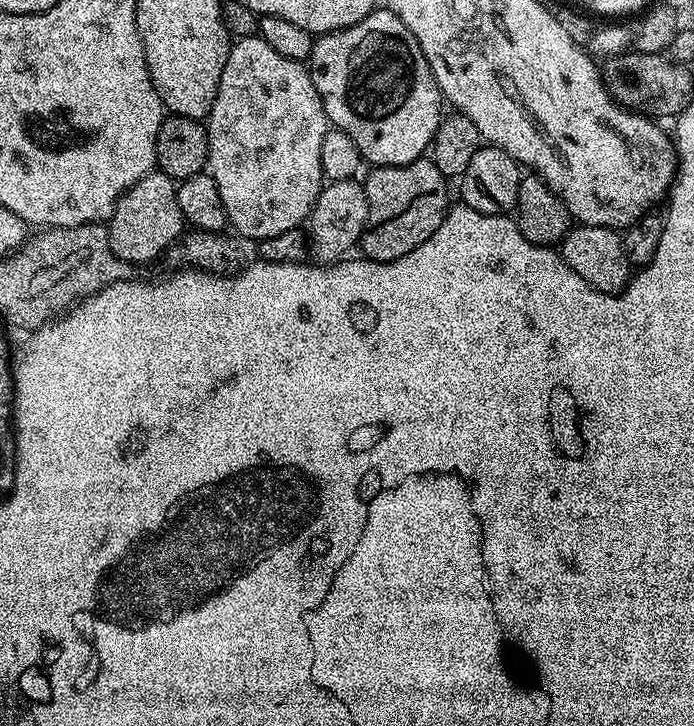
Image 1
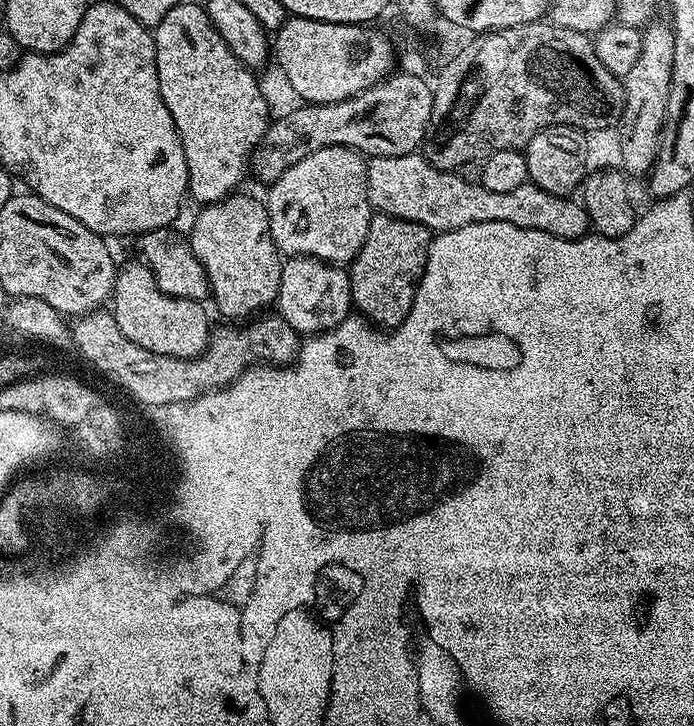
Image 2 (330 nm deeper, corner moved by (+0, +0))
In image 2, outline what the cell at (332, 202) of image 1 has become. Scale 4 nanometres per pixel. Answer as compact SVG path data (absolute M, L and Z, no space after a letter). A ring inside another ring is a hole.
M293 256L283 261L280 270L280 285L278 294L274 301L278 309L278 315L290 326L295 332L301 334L319 334L328 332L334 326L338 326L353 311L352 287L348 272L339 264L328 264L324 260L319 260L313 256Z

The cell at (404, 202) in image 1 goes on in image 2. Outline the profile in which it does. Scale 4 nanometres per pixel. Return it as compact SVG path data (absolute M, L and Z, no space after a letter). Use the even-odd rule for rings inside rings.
M373 215L366 242L362 242L362 250L358 250L348 272L355 311L369 324L381 330L391 330L410 314L433 239L432 229L418 222Z

